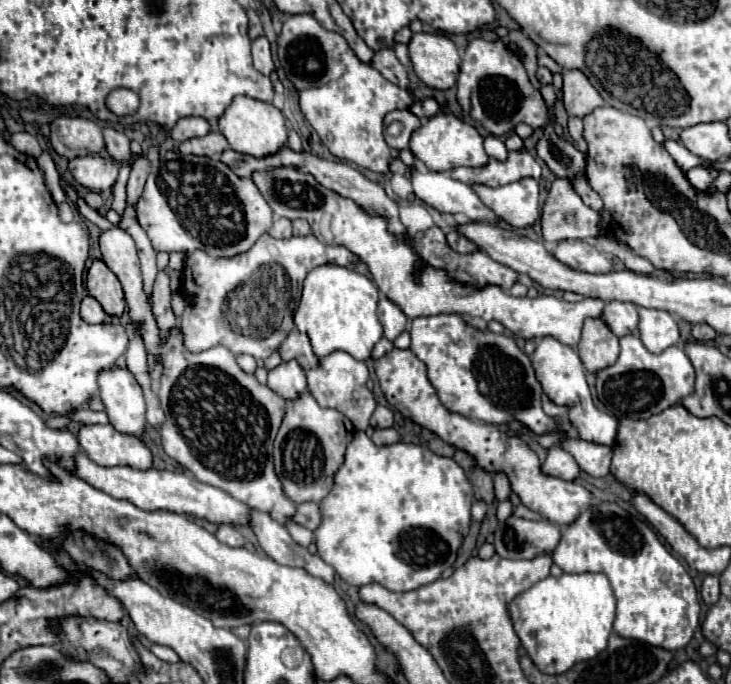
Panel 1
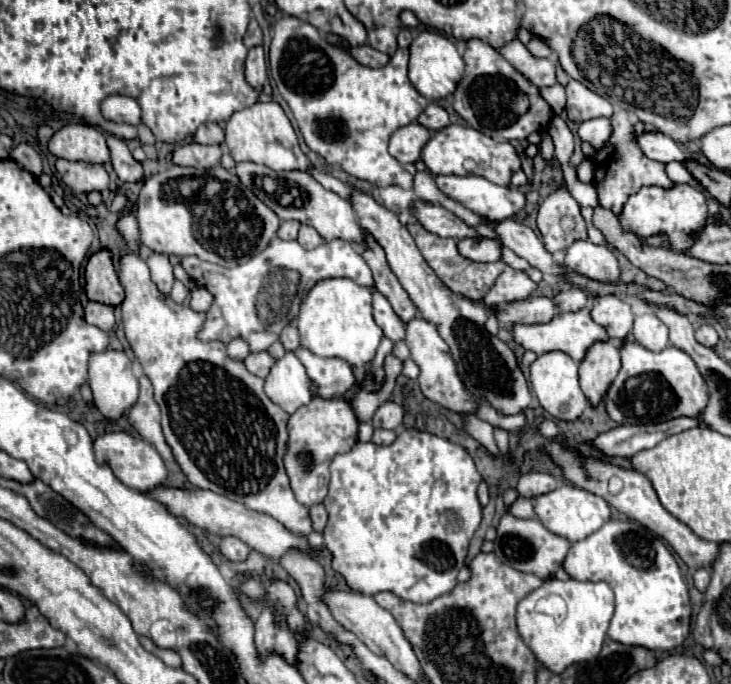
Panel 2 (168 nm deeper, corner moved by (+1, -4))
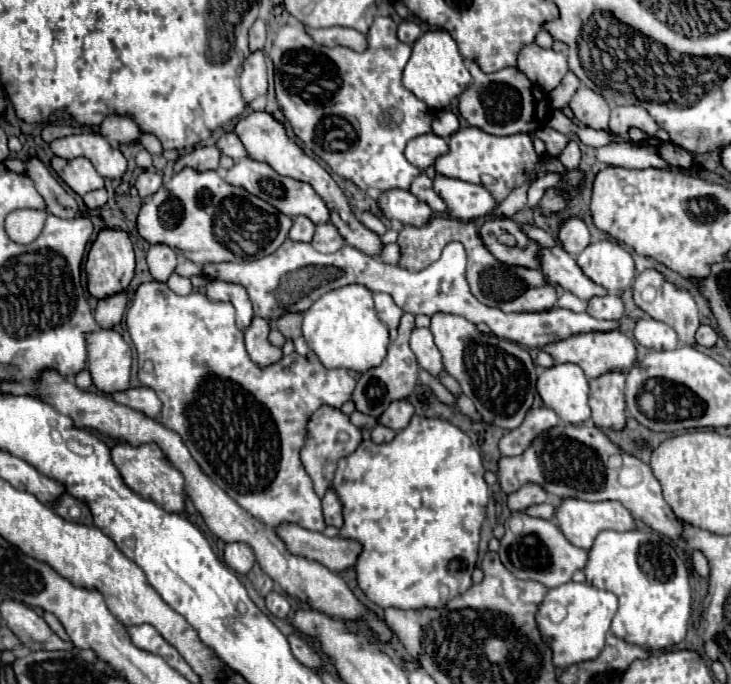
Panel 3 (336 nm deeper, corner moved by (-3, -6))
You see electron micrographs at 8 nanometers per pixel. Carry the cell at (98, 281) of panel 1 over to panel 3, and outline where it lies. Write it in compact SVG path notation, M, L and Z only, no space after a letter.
M118 229L100 231L96 241L90 247L88 261L86 261L84 269L86 269L86 279L88 279L88 291L92 297L106 299L106 297L126 291L134 277L134 251L132 251L128 233L118 231Z

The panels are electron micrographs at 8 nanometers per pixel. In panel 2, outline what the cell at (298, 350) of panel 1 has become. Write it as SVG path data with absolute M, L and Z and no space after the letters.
M288 323L282 333L280 333L280 341L282 345L286 347L286 351L294 351L298 345L300 345L300 335L298 335L298 329L294 323Z

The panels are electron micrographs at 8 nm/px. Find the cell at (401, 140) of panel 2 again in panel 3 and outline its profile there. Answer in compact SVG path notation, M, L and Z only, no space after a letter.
M424 133L424 135L418 135L418 137L414 137L408 145L406 145L406 149L404 149L404 155L406 155L406 159L414 165L414 167L418 167L418 169L426 169L426 167L430 167L432 163L434 163L434 159L438 157L438 155L442 155L442 153L446 153L448 151L448 145L446 145L446 141L442 139L442 137L438 137L438 135L434 135L434 133Z

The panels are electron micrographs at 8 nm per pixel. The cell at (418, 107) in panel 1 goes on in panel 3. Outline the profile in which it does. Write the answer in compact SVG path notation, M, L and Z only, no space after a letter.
M438 111L432 123L432 133L438 137L450 137L454 131L458 131L458 117L452 111Z

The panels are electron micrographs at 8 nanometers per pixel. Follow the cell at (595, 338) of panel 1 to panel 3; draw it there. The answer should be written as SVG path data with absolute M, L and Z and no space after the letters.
M604 373L602 377L590 379L590 409L592 409L592 421L598 427L610 427L610 429L622 429L624 427L624 373Z

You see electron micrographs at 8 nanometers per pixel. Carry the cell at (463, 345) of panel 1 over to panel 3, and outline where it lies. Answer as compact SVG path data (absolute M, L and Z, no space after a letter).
M414 329L412 339L410 339L410 347L418 359L418 365L422 369L426 369L430 375L438 377L440 371L444 371L442 355L440 355L438 347L434 345L430 329Z

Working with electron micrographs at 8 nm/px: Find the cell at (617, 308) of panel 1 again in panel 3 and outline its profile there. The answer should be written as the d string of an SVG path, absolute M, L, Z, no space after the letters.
M608 293L602 297L592 297L588 301L588 315L592 315L594 319L604 319L604 321L620 321L624 317L624 303L620 299L620 295Z

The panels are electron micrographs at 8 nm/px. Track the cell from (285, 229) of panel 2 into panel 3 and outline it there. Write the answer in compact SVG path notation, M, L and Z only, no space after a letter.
M296 217L294 225L292 225L290 233L288 233L288 237L292 241L306 241L308 243L308 241L312 241L314 229L316 229L316 225L308 217Z

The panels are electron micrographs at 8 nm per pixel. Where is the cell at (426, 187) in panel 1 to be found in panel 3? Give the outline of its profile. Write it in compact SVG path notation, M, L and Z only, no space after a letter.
M560 245L554 247L540 247L538 249L538 261L540 261L540 271L544 277L554 283L564 287L566 291L578 295L580 299L590 299L594 295L606 295L608 291L596 283L592 283L576 265L576 259L566 253Z

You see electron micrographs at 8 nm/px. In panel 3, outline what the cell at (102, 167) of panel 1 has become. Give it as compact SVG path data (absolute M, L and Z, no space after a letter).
M52 157L52 169L80 197L90 191L104 189L104 179L98 175L94 165L86 157L78 157L72 161L62 159L62 157Z

